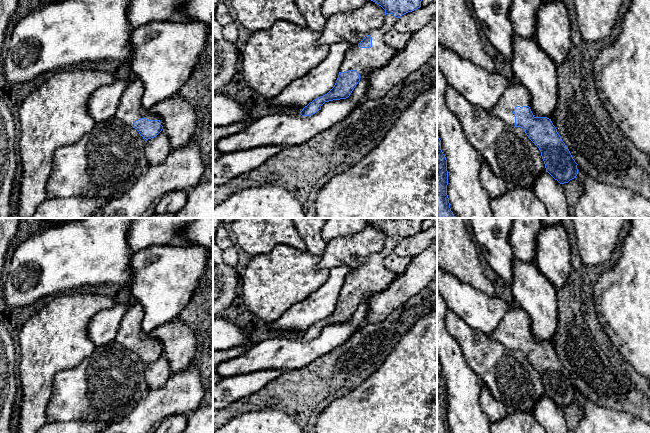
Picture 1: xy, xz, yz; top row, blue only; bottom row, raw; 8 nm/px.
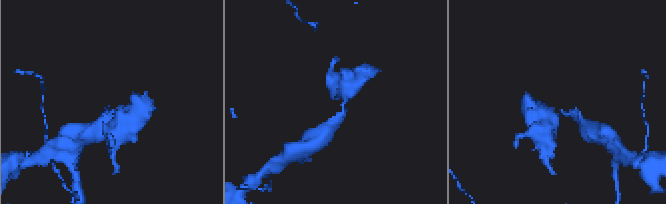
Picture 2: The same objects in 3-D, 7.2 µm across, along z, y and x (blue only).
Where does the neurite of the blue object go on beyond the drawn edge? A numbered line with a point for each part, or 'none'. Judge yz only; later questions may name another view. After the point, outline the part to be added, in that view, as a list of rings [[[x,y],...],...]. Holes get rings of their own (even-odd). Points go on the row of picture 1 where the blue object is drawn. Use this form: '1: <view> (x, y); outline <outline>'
1: yz (514, 95); outline [[[510,84],[501,95],[498,102],[494,105],[490,114],[500,118],[506,124],[515,126],[515,116],[513,111],[516,106],[529,106],[530,94],[522,84]]]

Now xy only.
1: xy (130, 109); outline [[[139,79],[132,81],[128,85],[128,87],[124,90],[121,96],[115,118],[121,120],[122,122],[124,122],[129,126],[132,126],[132,124],[140,118],[147,118],[149,120],[159,120],[161,122],[161,119],[159,116],[154,115],[150,110],[143,107],[141,103],[143,92],[144,92],[144,86],[142,82]],[[161,122],[161,125],[162,125],[162,122]]]

